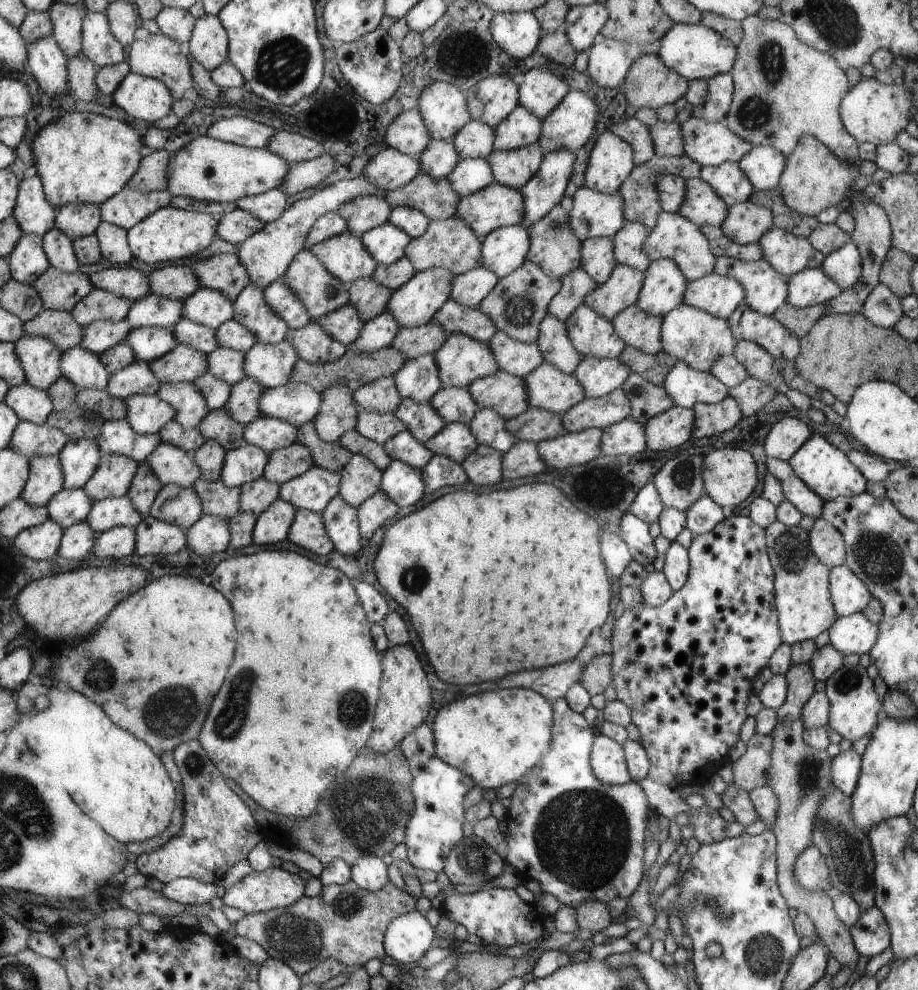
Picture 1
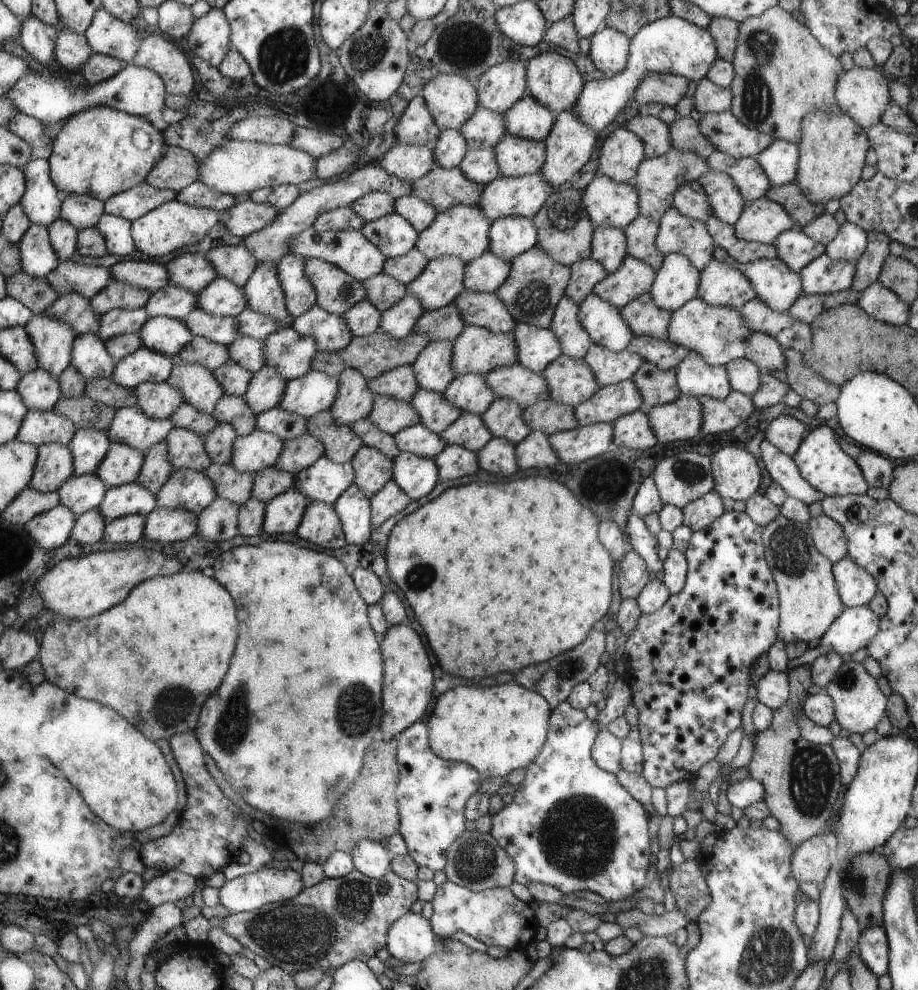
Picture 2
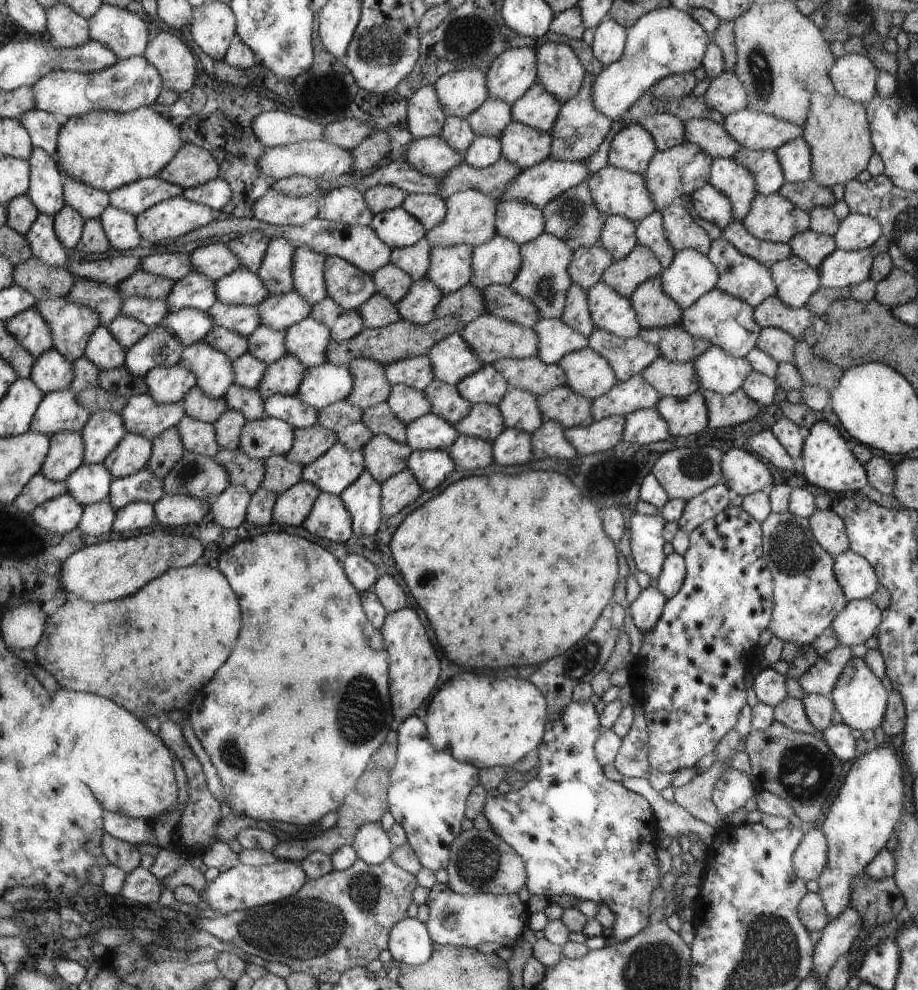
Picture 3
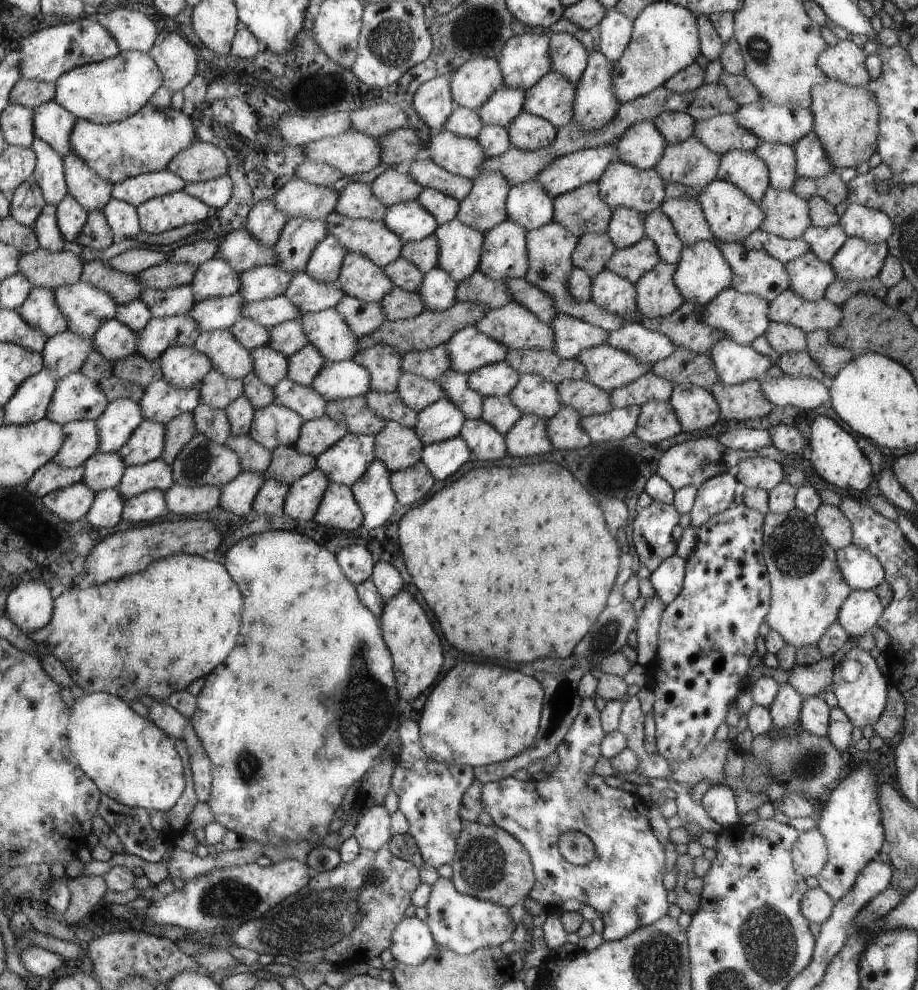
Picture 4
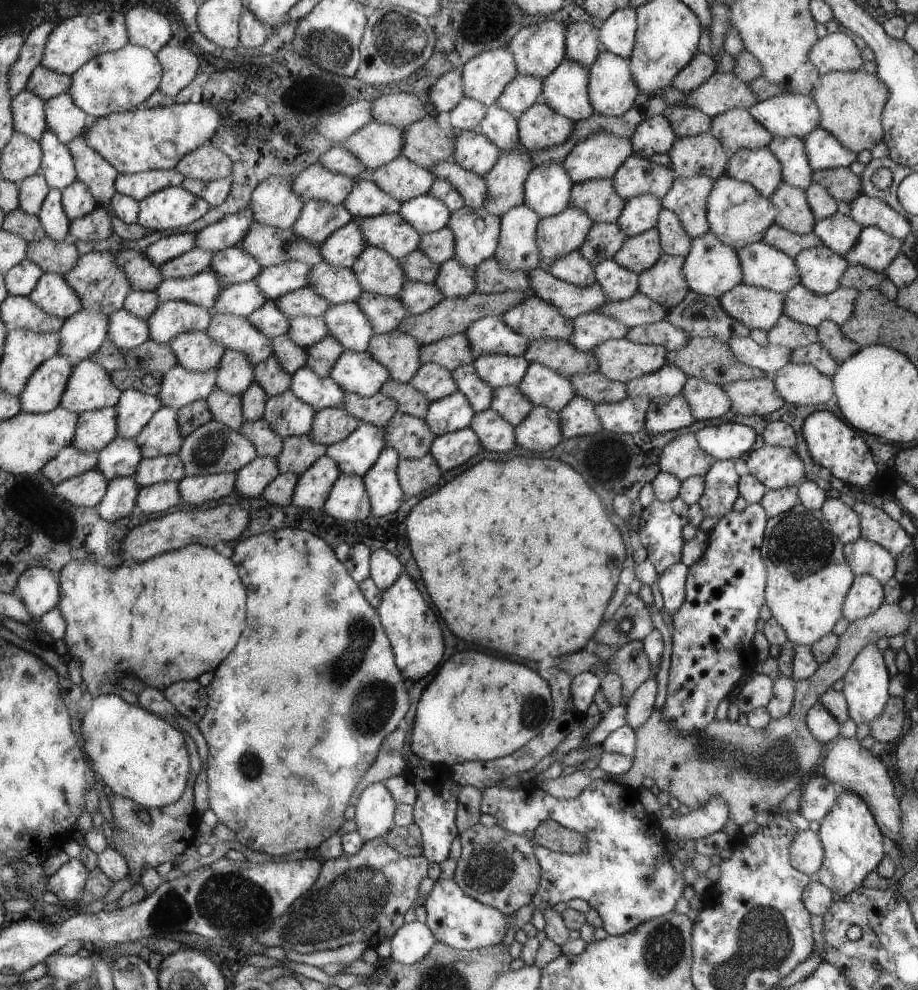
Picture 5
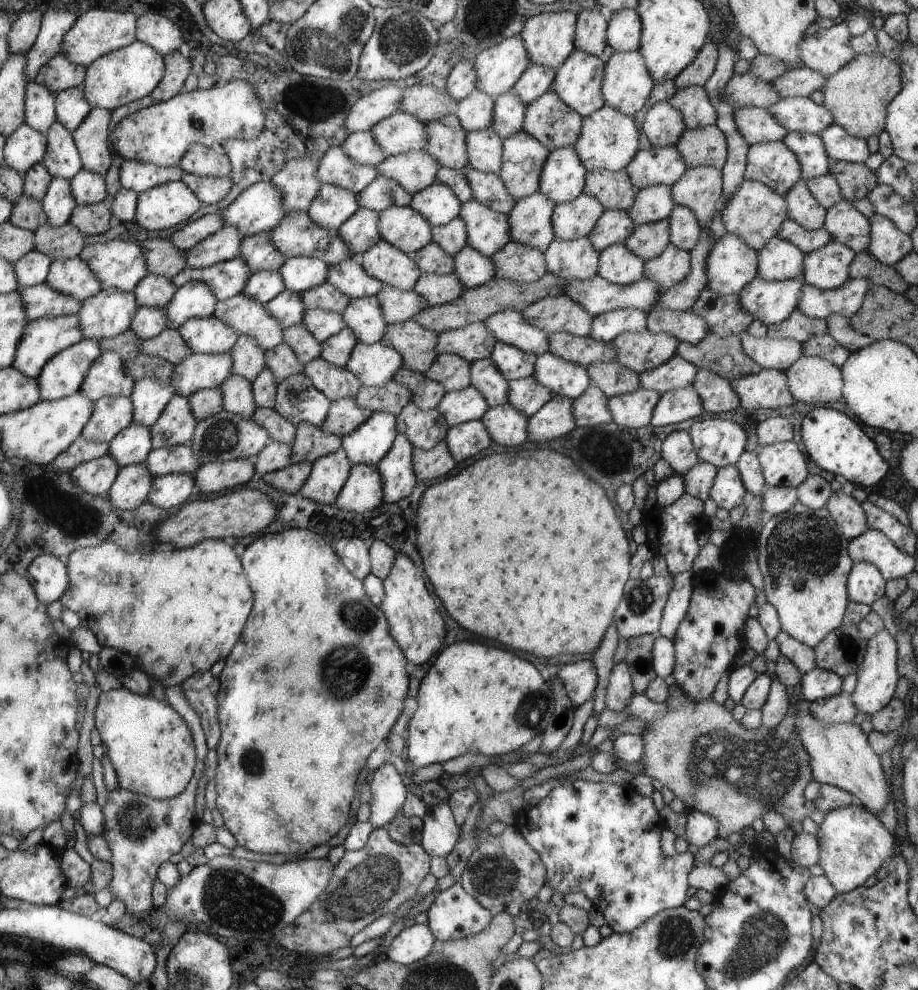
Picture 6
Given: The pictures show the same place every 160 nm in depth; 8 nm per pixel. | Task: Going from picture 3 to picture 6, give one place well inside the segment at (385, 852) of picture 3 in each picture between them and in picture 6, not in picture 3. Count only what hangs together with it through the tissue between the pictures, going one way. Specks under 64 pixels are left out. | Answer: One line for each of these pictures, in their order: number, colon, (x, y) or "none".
4: (373, 832)
5: (373, 811)
6: (388, 793)

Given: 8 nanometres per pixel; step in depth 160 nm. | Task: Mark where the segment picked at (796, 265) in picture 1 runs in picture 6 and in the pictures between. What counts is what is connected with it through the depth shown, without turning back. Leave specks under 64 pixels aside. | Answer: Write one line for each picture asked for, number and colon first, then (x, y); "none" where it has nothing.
2: (795, 248)
3: (811, 247)
4: (824, 242)
5: (839, 233)
6: (846, 225)

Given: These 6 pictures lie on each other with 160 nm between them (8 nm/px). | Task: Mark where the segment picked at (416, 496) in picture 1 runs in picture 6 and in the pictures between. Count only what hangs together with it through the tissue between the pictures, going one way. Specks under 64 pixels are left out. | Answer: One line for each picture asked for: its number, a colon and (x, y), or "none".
2: (416, 476)
3: (431, 468)
4: (443, 459)
5: (451, 450)
6: (465, 440)

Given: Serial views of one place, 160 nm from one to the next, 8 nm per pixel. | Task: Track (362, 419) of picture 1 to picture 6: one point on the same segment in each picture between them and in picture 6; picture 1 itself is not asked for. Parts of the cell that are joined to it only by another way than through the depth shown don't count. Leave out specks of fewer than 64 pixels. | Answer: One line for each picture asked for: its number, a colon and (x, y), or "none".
2: (390, 415)
3: (408, 404)
4: (417, 393)
5: (435, 381)
6: (453, 371)

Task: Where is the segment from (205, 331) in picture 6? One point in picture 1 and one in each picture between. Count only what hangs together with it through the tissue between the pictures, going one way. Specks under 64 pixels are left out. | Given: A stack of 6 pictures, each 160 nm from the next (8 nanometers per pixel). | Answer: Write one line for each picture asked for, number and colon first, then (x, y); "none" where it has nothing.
1: (147, 414)
2: (160, 401)
3: (170, 384)
4: (186, 368)
5: (196, 351)

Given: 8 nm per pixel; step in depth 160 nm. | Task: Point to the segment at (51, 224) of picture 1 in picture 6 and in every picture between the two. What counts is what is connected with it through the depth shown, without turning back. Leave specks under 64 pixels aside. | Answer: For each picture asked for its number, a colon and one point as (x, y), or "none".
2: (41, 203)
3: (46, 185)
4: (49, 173)
5: (58, 165)
6: (63, 160)

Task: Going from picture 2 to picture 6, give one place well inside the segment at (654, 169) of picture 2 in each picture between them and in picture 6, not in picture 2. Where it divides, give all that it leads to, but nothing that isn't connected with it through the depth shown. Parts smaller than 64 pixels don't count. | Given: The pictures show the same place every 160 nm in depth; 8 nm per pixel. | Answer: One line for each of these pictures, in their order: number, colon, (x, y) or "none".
3: (684, 168)
4: (692, 163)
5: (703, 154)
6: (707, 146)

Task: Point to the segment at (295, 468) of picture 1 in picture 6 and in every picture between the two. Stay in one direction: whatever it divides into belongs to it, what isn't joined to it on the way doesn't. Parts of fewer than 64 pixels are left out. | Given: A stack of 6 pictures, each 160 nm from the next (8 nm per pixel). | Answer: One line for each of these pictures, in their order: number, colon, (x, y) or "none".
2: (297, 454)
3: (309, 444)
4: (316, 436)
5: (331, 425)
6: (347, 415)

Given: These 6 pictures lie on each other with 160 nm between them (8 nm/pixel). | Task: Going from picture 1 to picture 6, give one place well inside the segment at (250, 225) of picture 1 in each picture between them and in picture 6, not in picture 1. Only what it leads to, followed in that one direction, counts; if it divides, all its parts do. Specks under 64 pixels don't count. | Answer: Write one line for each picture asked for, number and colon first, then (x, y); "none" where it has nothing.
2: (246, 217)
3: (272, 208)
4: (297, 198)
5: (315, 183)
6: (336, 167)

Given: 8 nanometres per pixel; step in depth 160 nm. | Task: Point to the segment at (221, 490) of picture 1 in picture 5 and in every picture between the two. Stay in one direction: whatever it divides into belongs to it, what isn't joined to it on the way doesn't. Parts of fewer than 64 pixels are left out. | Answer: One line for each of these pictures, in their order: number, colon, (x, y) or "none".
2: (237, 487)
3: (244, 471)
4: (256, 459)
5: (269, 444)

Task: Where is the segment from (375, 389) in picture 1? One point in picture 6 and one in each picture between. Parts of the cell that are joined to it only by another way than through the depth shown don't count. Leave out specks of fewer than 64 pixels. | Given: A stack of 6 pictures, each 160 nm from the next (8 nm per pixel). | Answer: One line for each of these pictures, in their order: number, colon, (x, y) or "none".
2: (400, 383)
3: (416, 372)
4: (430, 364)
5: (451, 352)
6: (474, 343)

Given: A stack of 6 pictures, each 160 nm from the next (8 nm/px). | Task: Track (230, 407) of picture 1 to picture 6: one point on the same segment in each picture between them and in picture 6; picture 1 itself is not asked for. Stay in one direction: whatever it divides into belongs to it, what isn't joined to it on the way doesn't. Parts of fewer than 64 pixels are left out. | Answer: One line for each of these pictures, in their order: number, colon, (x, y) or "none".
2: (266, 387)
3: (284, 376)
4: (304, 366)
5: (321, 357)
6: (337, 350)

